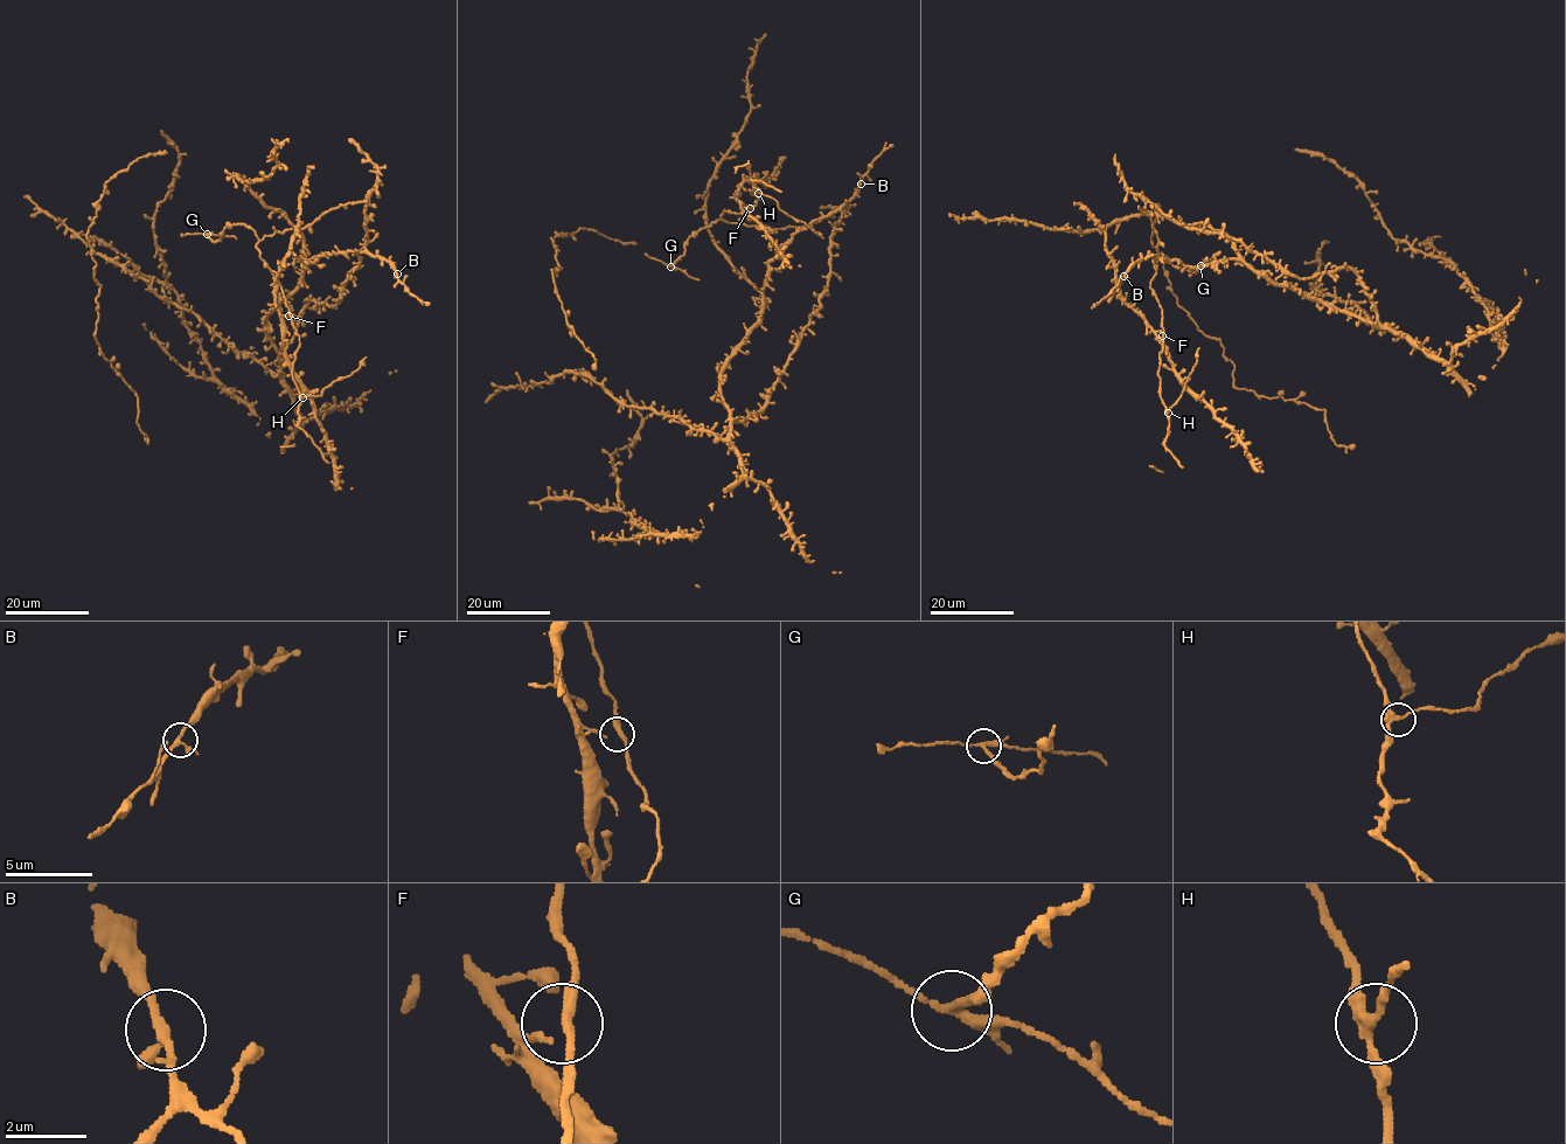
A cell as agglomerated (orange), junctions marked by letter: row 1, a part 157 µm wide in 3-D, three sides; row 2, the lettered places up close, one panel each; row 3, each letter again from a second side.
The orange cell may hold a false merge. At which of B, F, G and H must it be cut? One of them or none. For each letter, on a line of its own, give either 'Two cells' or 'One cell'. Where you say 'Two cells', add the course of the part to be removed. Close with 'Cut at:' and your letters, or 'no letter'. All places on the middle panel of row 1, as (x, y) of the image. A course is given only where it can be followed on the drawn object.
B: One cell
F: One cell
G: Two cells. Course of the part to remove: (670, 265), (698, 279)
H: One cell
Cut at: G

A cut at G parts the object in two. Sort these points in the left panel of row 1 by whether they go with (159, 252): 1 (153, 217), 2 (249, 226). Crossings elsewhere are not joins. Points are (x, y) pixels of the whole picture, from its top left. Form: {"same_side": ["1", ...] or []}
{"same_side": ["1", "2"]}

